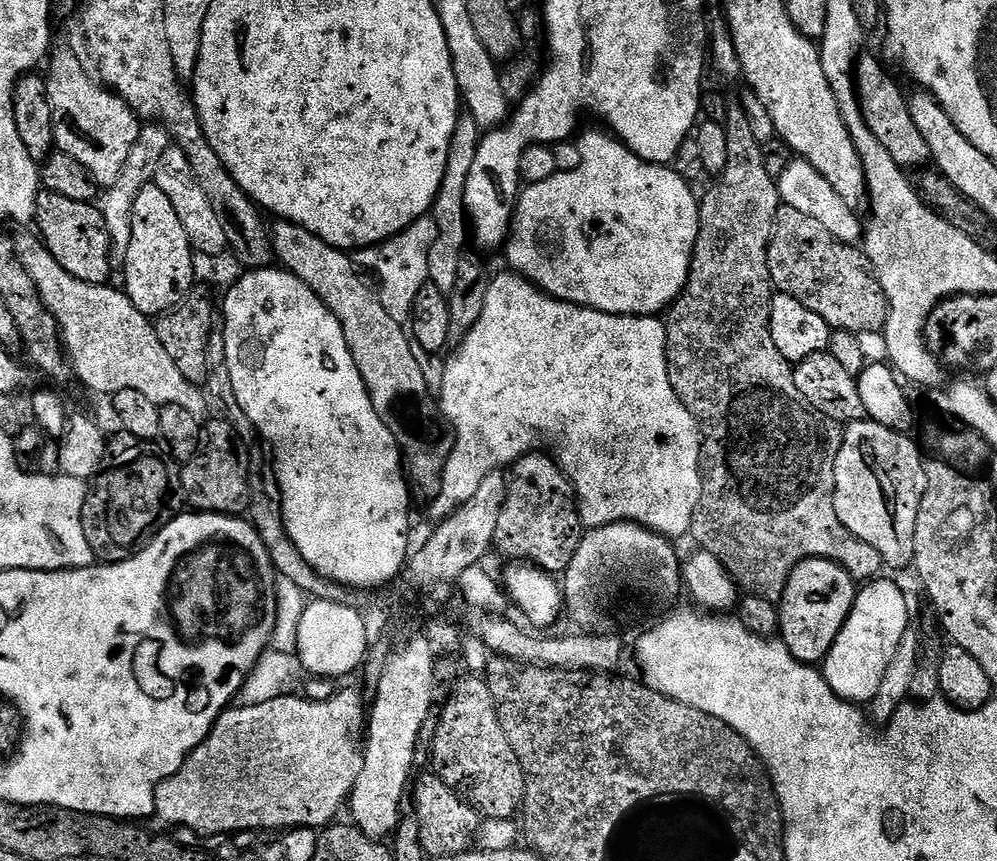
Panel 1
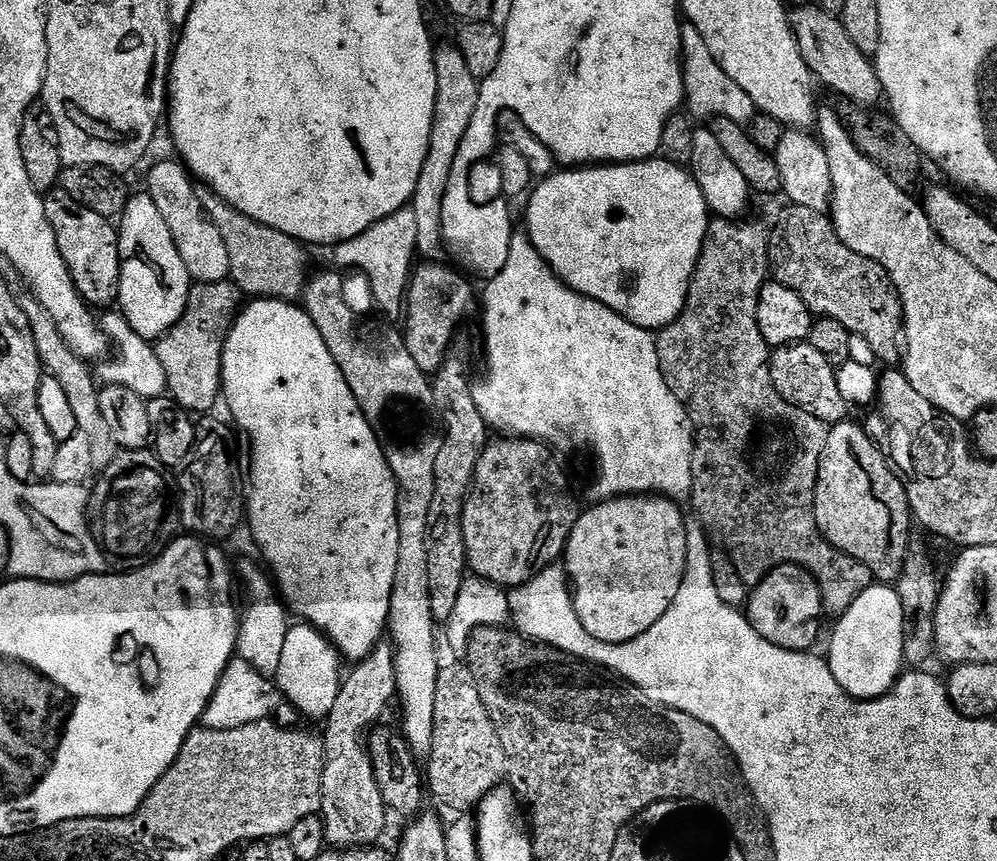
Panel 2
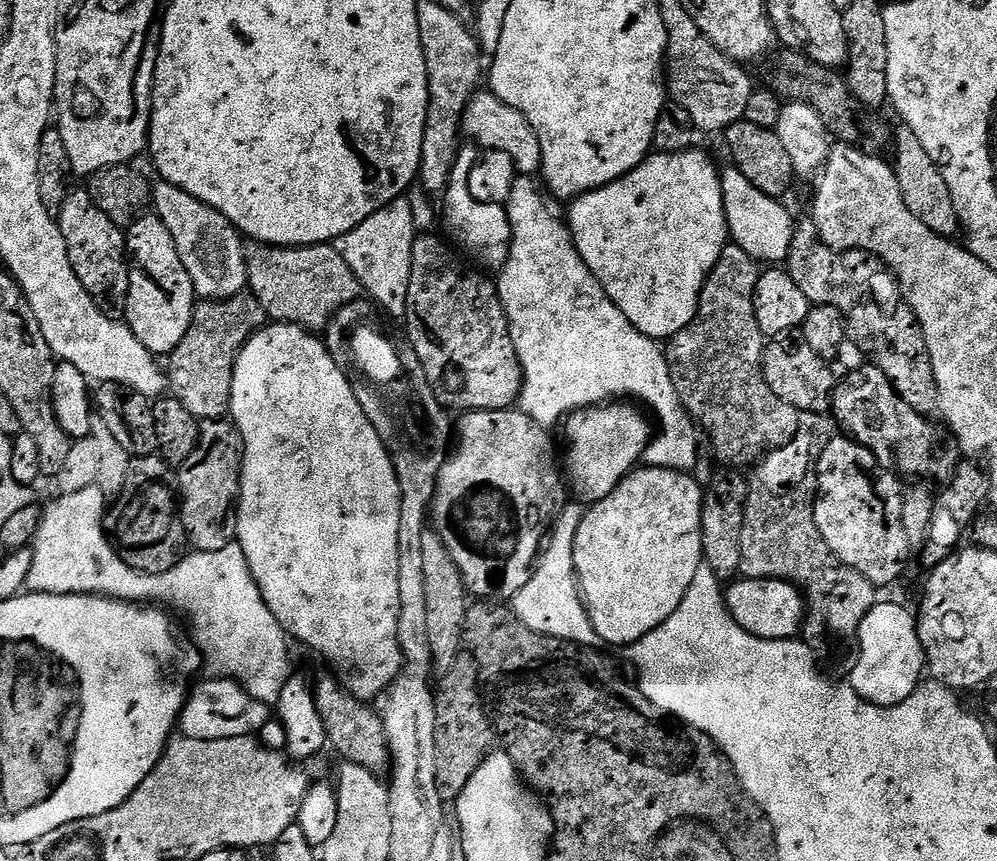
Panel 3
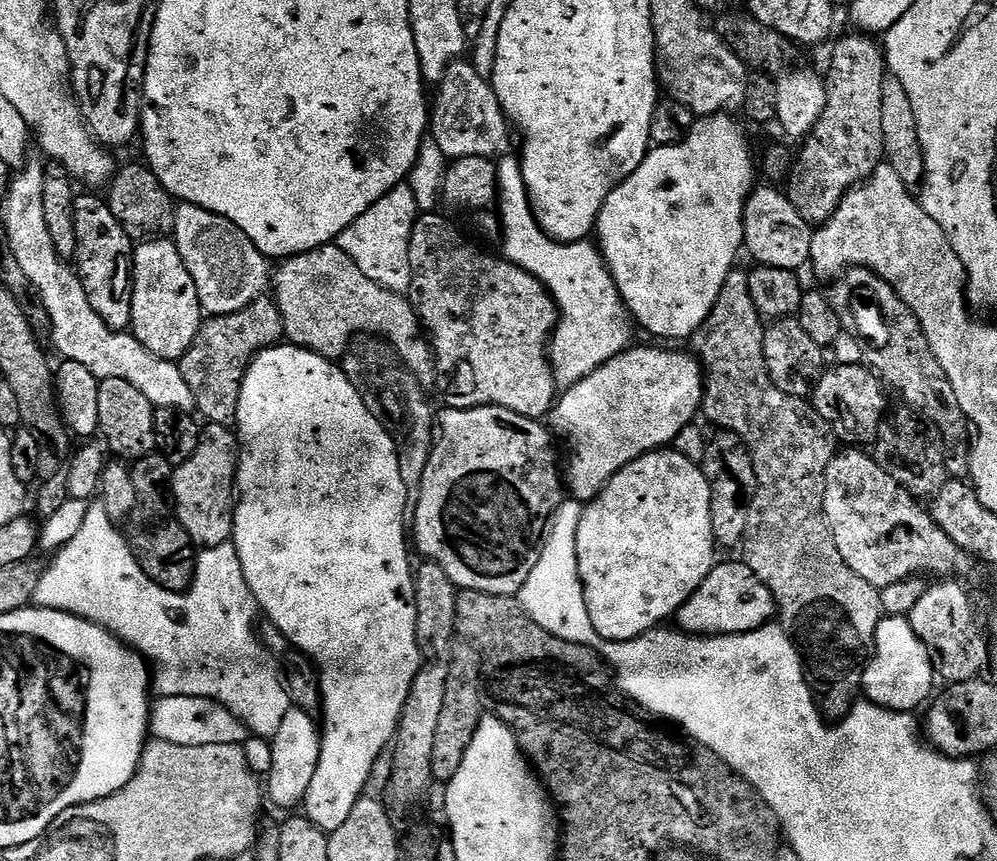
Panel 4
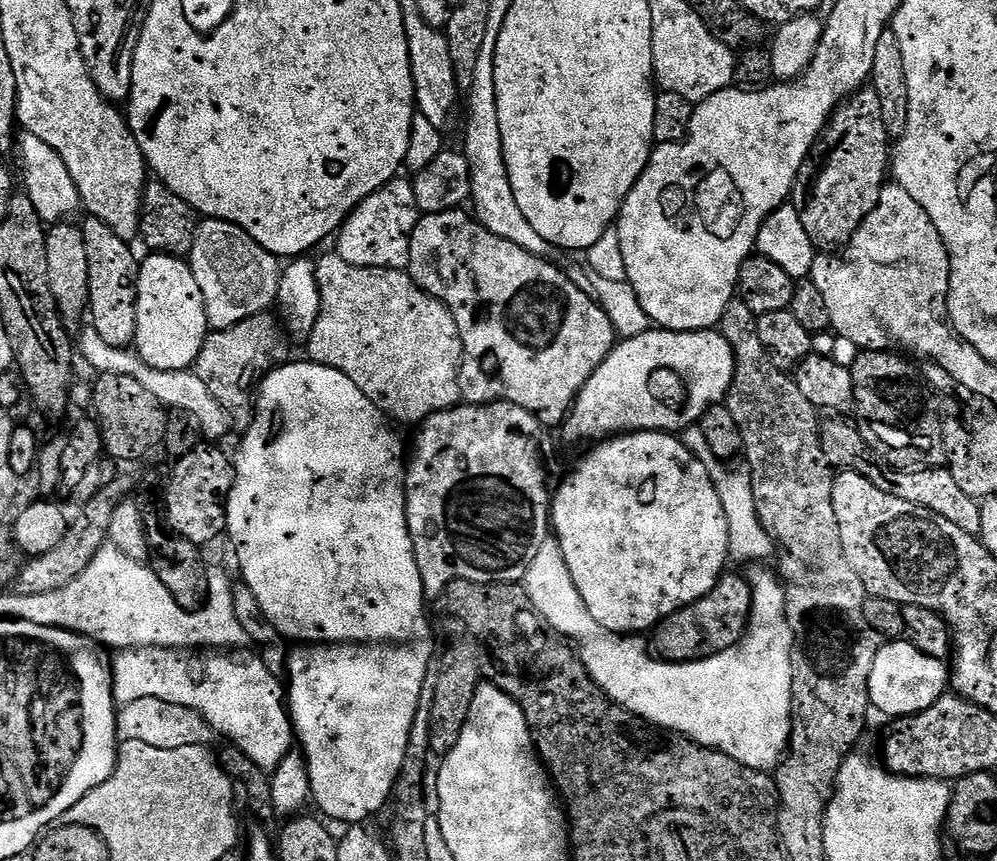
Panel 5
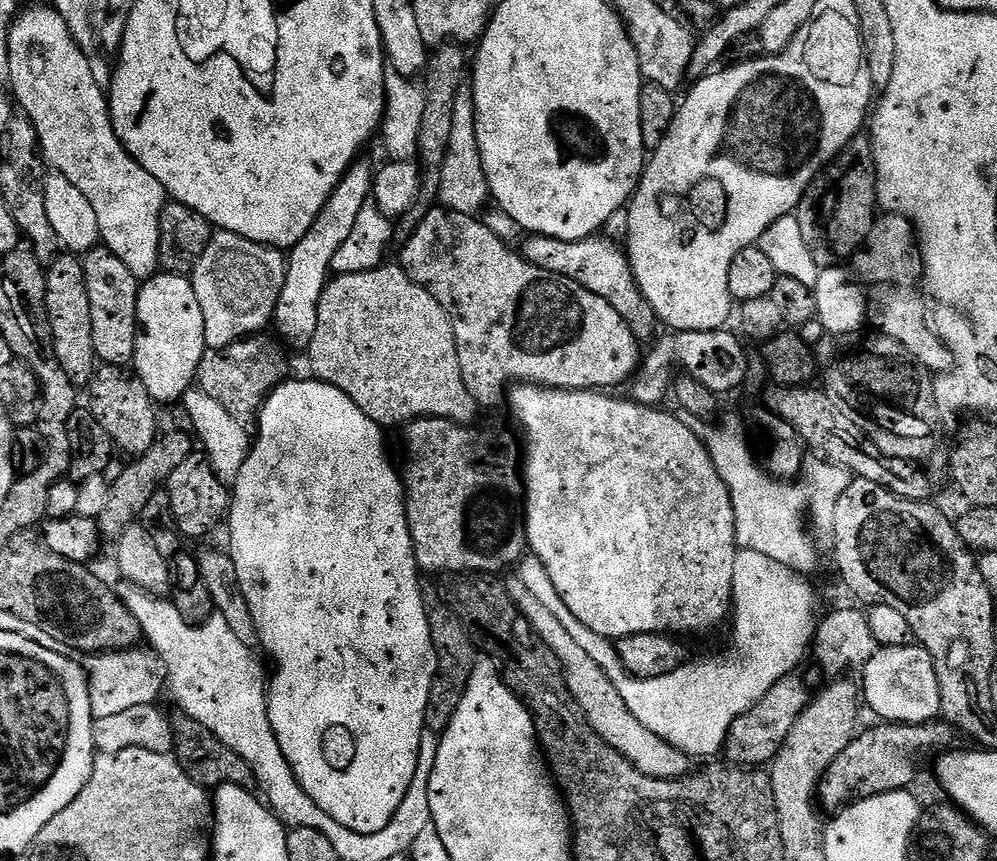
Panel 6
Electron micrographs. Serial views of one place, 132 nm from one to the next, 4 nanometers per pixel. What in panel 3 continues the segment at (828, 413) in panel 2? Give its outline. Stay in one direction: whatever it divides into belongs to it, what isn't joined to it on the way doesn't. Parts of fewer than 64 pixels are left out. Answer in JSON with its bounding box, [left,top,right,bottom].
[764,330,837,414]

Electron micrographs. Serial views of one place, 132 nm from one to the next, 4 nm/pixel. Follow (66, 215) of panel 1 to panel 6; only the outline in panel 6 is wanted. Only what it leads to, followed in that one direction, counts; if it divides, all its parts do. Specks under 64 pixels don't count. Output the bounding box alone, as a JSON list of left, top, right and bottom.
[83,246,141,365]

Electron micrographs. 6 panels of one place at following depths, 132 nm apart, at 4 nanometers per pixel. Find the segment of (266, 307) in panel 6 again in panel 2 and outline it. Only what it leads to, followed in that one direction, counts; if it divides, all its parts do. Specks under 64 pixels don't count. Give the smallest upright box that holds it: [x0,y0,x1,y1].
[147,160,232,284]

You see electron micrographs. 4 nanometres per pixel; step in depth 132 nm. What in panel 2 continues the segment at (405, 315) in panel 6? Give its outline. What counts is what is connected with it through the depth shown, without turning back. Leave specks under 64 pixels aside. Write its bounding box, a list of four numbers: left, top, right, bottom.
[203,195,310,302]

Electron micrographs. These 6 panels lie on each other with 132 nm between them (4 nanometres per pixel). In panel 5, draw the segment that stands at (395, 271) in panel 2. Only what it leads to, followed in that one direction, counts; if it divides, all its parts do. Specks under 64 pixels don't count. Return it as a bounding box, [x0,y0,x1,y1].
[335,178,417,269]

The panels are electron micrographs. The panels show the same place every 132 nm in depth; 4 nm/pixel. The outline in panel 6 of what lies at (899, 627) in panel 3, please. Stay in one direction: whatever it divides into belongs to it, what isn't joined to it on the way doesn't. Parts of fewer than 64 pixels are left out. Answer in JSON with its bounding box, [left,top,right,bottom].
[862,646,941,724]

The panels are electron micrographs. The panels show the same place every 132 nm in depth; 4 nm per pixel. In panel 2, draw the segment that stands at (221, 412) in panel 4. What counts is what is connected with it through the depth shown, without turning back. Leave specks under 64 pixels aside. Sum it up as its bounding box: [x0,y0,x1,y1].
[158,279,243,413]

